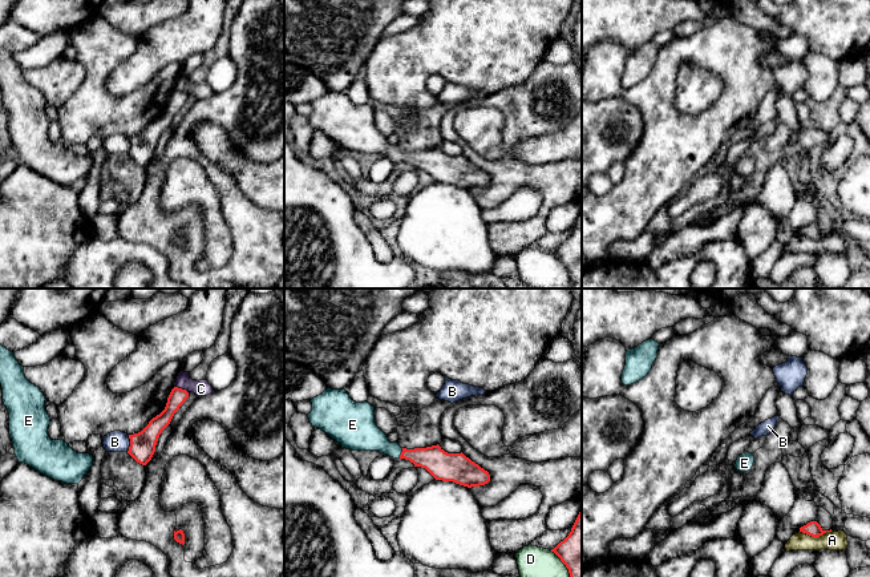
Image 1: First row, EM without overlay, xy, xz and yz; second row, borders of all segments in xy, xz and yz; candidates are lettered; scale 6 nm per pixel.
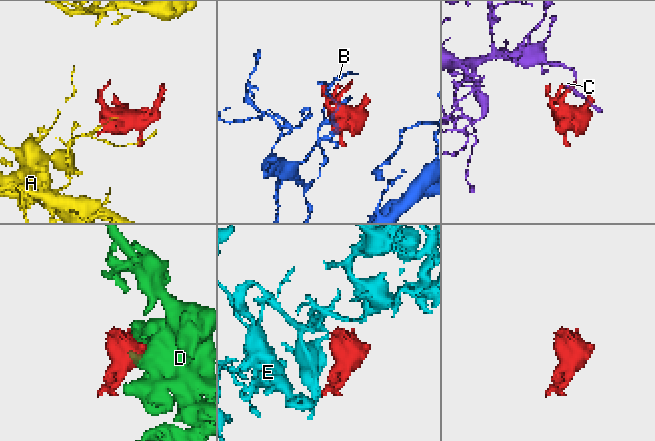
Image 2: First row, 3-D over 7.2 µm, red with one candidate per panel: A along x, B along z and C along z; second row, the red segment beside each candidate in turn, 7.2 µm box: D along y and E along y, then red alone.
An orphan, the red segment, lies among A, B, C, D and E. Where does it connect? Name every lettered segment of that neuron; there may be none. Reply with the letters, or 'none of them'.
E

